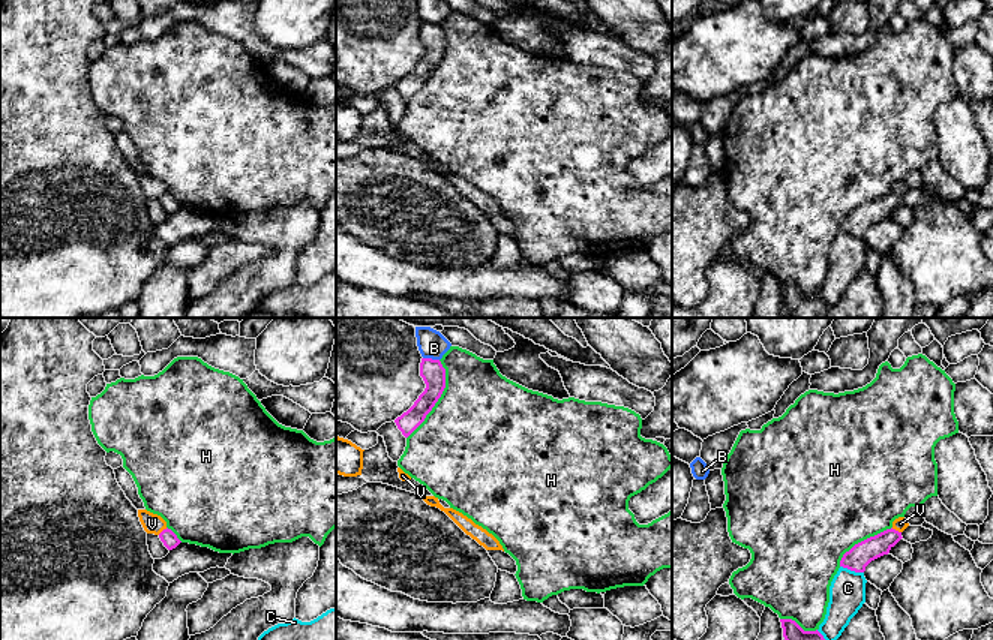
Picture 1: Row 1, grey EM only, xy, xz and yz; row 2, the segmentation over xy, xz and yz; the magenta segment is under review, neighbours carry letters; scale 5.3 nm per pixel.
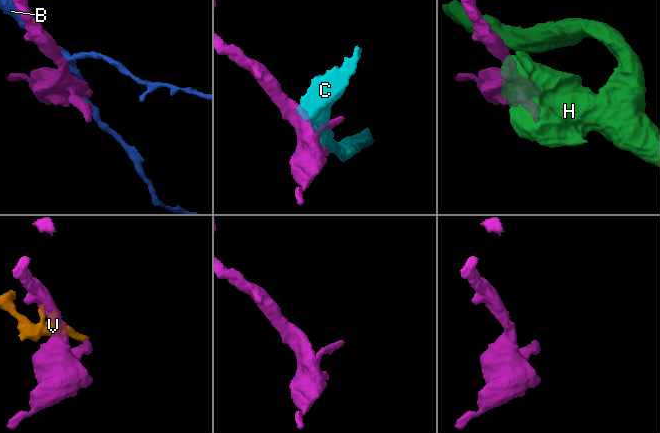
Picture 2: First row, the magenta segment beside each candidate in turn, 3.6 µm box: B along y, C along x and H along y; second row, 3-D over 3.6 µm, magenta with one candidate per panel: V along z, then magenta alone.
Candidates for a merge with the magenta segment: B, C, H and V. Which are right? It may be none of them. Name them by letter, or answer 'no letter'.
no letter

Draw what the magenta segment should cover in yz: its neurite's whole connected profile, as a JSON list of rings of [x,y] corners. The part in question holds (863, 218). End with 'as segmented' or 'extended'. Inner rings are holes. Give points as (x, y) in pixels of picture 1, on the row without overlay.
[[[886,193],[874,201],[870,201],[858,208],[855,208],[849,216],[846,216],[840,225],[840,231],[848,232],[855,237],[864,237],[866,231],[884,220],[902,204],[902,196],[896,193]]]; as segmented

